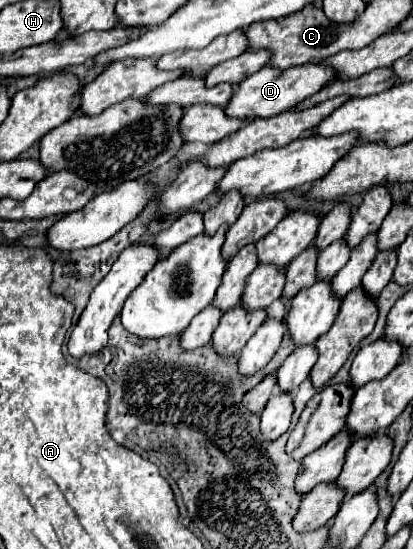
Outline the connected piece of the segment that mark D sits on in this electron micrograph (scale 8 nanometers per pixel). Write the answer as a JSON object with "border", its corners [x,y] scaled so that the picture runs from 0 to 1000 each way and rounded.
{"border":[[[738,115],[738,118],[714,118],[700,126],[666,126],[666,122],[642,118],[632,129],[622,129],[617,137],[598,140],[588,151],[574,155],[574,166],[564,180],[554,184],[554,191],[545,195],[545,206],[569,217],[661,213],[661,209],[709,199],[719,188],[729,188],[748,173],[763,173],[806,144],[816,144],[816,129],[797,122],[792,115]]]}

